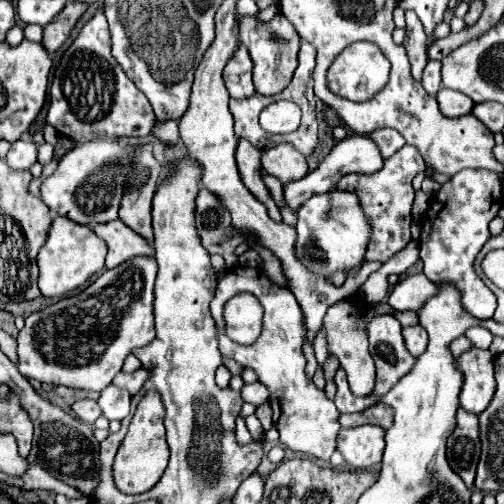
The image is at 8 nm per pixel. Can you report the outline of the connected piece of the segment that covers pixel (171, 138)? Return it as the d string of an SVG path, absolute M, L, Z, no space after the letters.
M157 120L151 134L159 142L163 142L167 148L173 148L179 142L179 122L177 120Z

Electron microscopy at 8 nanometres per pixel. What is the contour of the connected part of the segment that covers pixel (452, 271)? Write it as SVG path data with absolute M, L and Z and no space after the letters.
M463 170L441 186L423 218L423 242L419 244L419 258L423 260L423 274L435 284L453 284L461 292L463 308L475 318L493 318L497 308L495 294L473 272L473 260L491 238L489 222L497 216L503 204L503 180L495 172Z

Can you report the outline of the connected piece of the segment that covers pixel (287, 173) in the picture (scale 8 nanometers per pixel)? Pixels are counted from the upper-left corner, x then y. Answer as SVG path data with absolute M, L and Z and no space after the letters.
M277 144L275 148L263 150L261 156L263 170L281 180L281 184L289 184L301 180L307 174L307 162L297 148L291 144Z

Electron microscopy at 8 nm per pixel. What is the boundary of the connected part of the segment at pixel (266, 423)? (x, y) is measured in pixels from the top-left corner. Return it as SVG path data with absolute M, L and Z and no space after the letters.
M259 404L259 406L255 408L255 416L259 418L264 433L273 426L273 422L271 422L271 408L269 408L267 404Z

